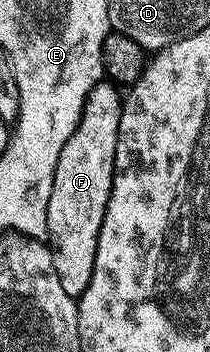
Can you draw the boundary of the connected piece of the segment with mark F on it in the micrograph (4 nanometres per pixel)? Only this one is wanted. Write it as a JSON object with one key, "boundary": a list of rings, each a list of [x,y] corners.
{"boundary":[[[104,79],[89,91],[85,107],[73,135],[61,147],[53,175],[53,191],[49,191],[47,236],[53,263],[61,279],[65,295],[79,298],[93,279],[93,263],[97,255],[97,239],[115,174],[117,135],[121,123],[124,98],[110,80]]]}

